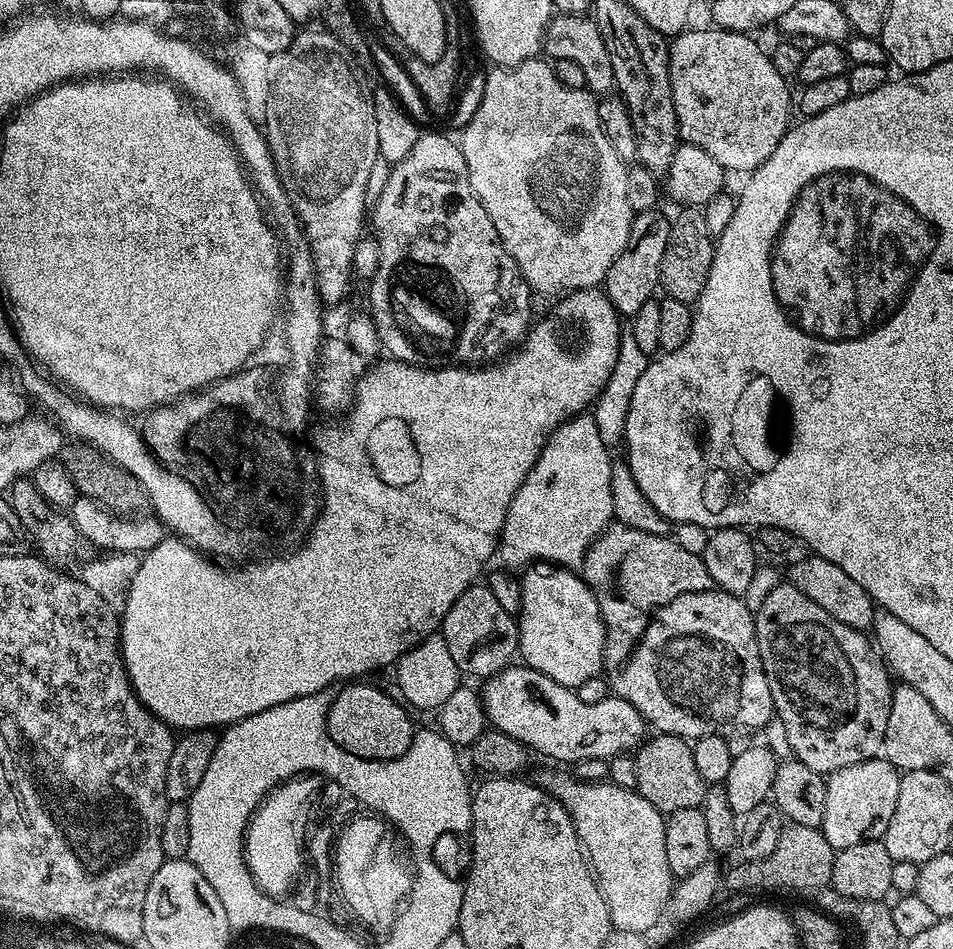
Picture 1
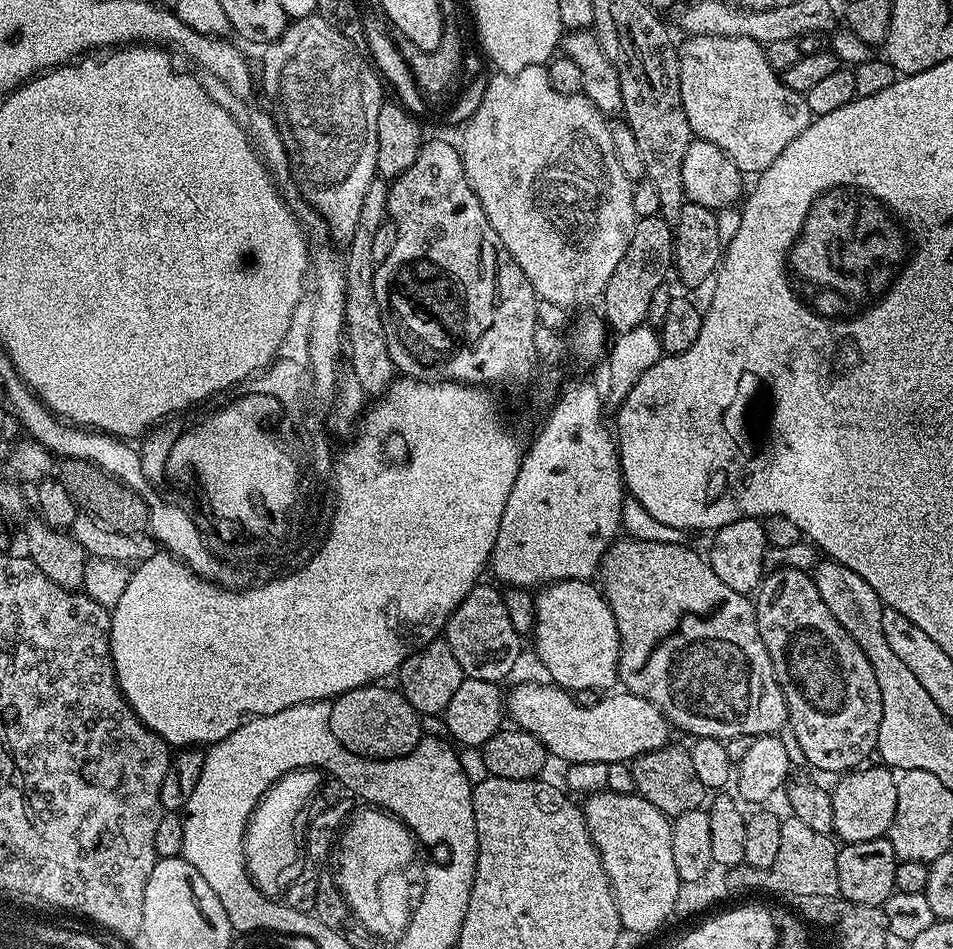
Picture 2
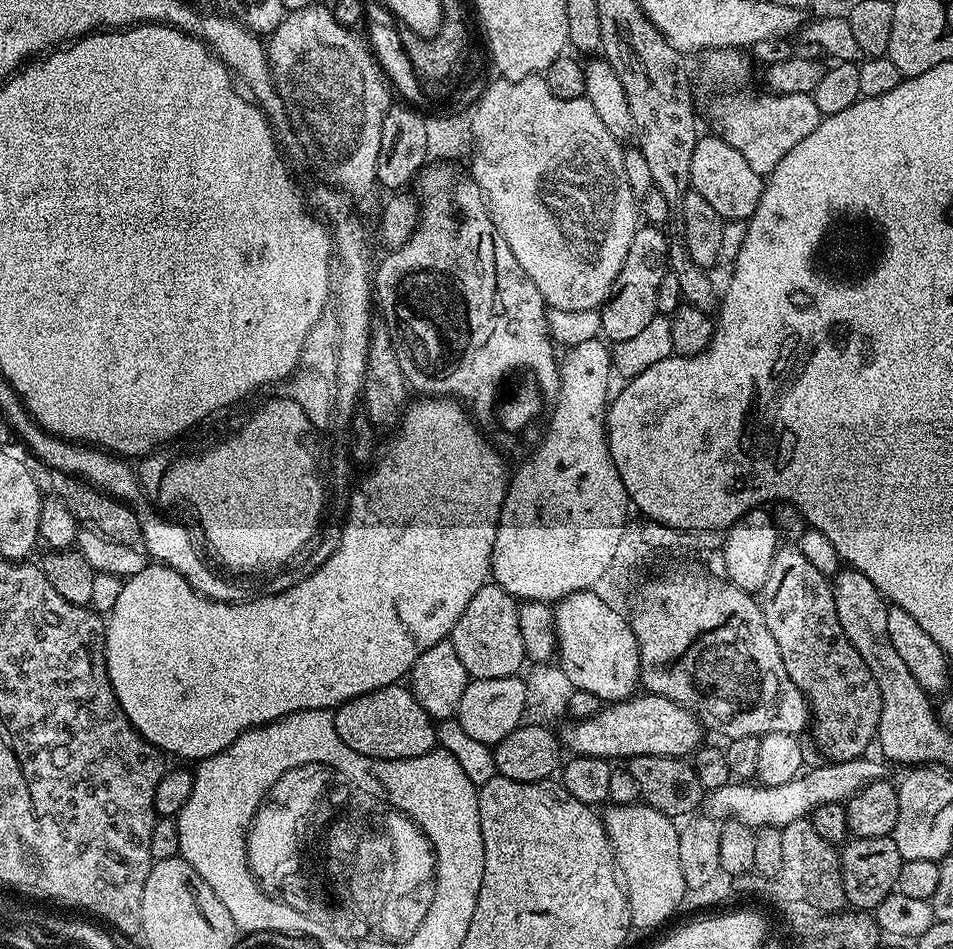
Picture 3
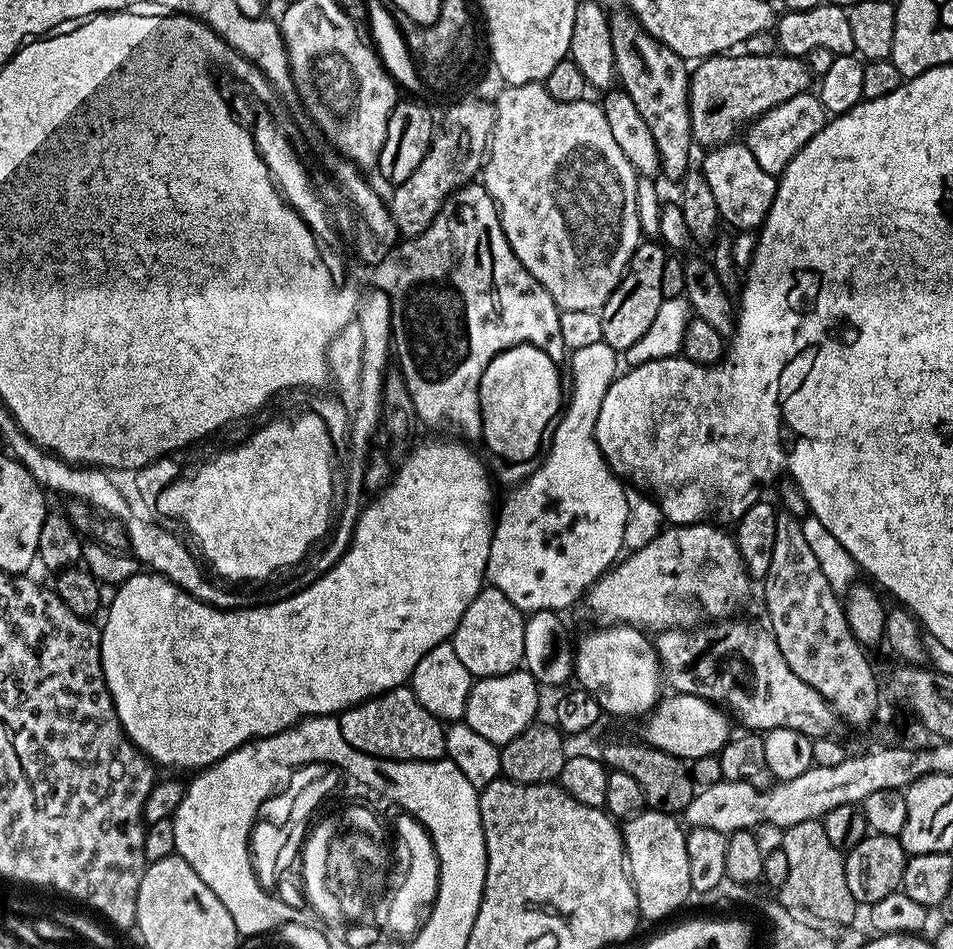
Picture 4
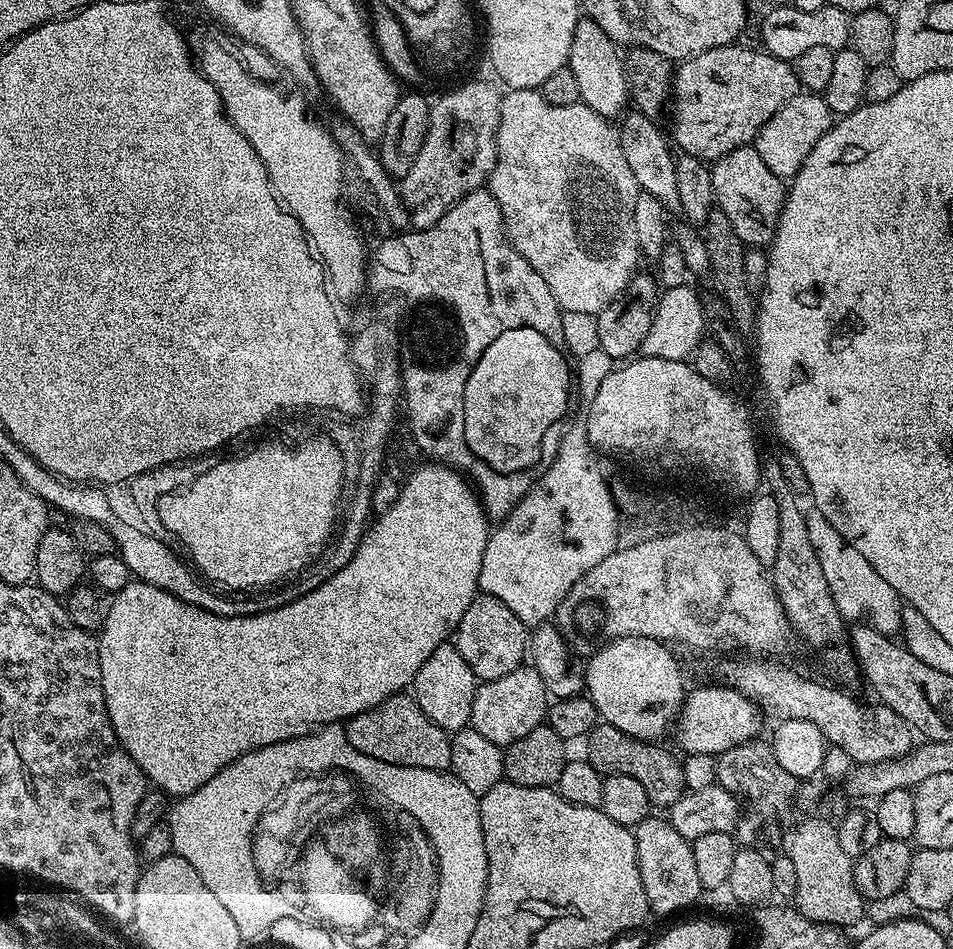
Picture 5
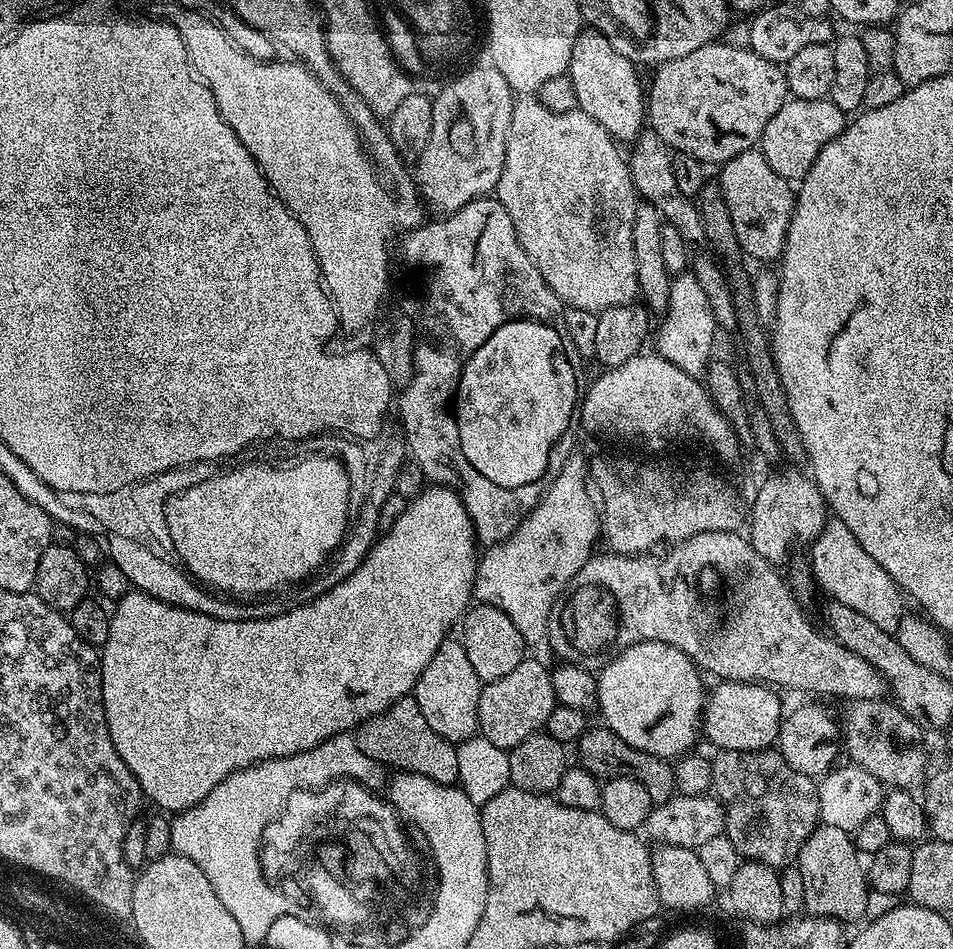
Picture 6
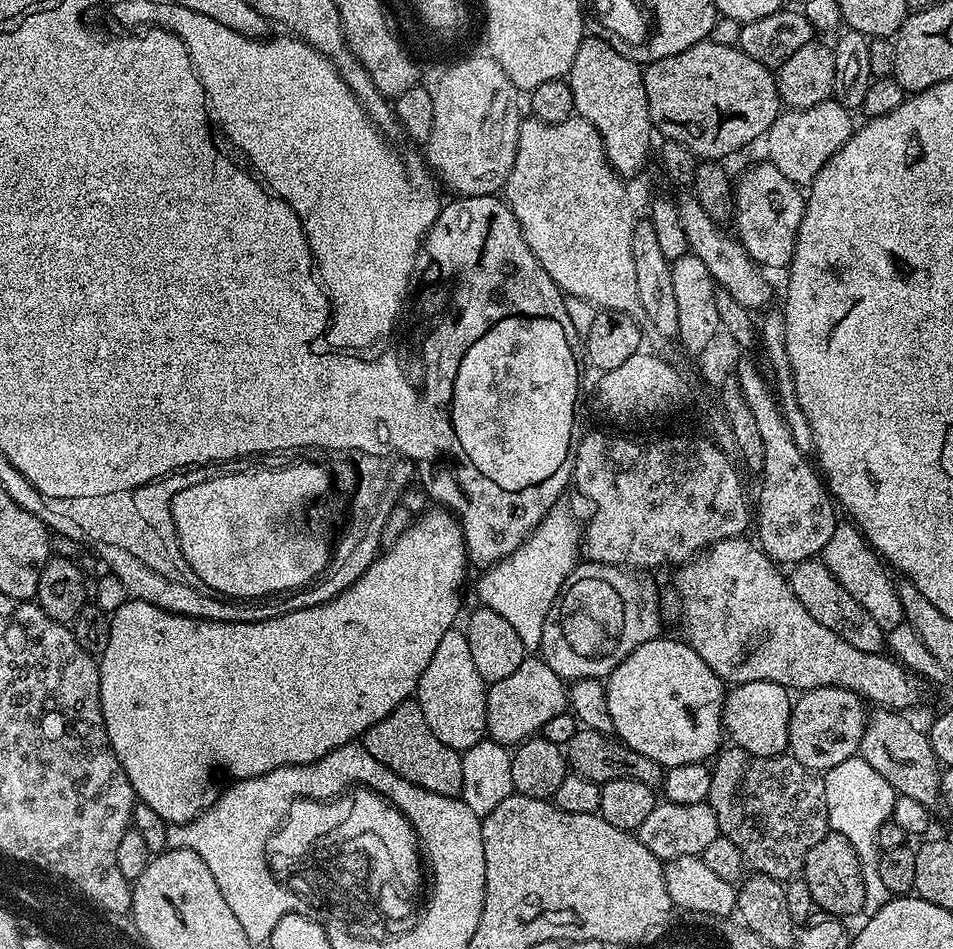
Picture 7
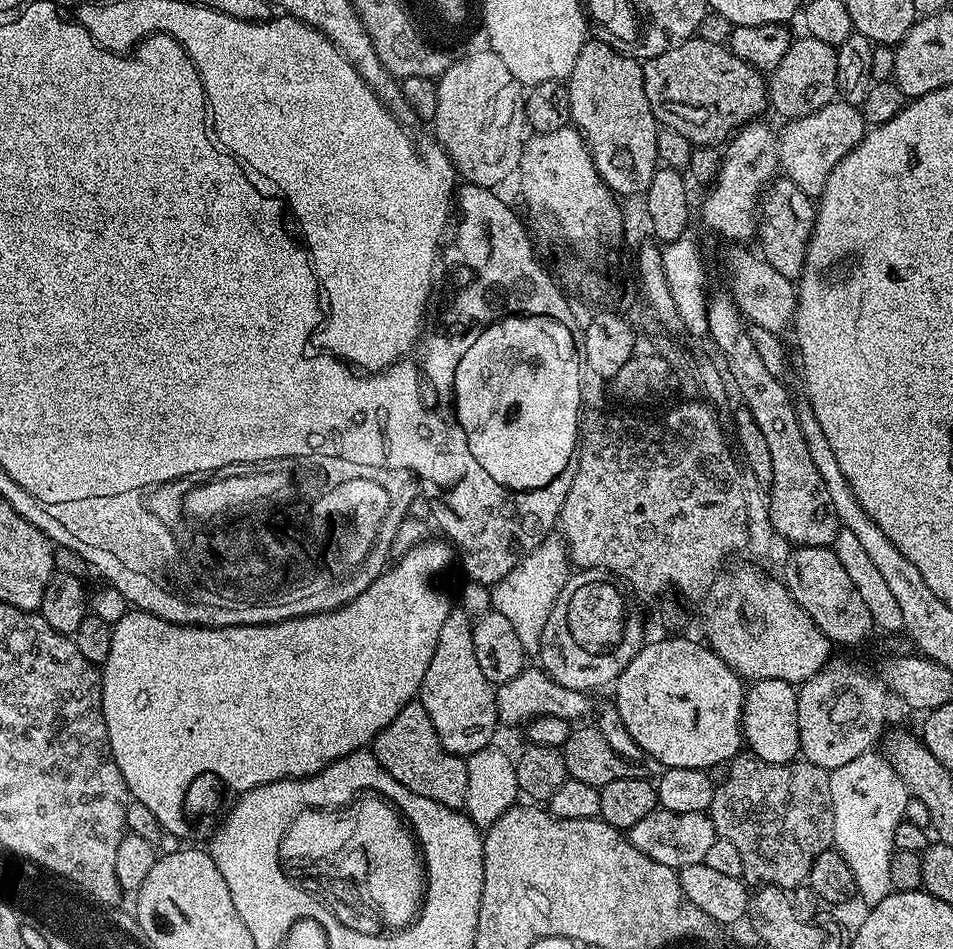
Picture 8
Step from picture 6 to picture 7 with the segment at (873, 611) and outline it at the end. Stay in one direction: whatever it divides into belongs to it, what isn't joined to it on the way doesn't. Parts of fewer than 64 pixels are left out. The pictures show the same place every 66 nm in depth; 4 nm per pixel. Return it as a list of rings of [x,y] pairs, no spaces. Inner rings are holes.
[[[837,523],[834,534],[830,536],[820,556],[830,573],[849,594],[865,606],[867,613],[874,618],[880,629],[889,632],[905,621],[895,581],[891,580],[886,572],[887,567],[879,553],[872,548],[854,524]]]

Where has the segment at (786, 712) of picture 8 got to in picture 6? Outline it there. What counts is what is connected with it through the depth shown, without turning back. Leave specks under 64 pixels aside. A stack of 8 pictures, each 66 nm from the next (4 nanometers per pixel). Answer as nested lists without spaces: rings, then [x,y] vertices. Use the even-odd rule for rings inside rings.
[[[726,680],[707,693],[702,713],[702,736],[716,750],[762,752],[771,749],[780,739],[780,721],[786,708],[780,705],[781,693],[775,687],[759,682]]]

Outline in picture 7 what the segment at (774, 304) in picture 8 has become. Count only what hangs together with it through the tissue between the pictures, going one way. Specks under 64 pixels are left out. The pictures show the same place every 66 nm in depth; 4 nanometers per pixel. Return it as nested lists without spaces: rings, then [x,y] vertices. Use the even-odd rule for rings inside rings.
[[[692,194],[679,197],[678,203],[682,218],[682,230],[686,233],[689,253],[702,258],[702,262],[706,262],[706,270],[710,270],[712,279],[716,281],[717,285],[728,291],[735,300],[742,302],[742,306],[746,306],[750,310],[767,309],[772,304],[770,303],[772,288],[764,281],[765,273],[749,258],[739,239],[732,234],[727,236],[723,232],[725,229],[711,220],[710,215],[702,210],[702,206]]]

